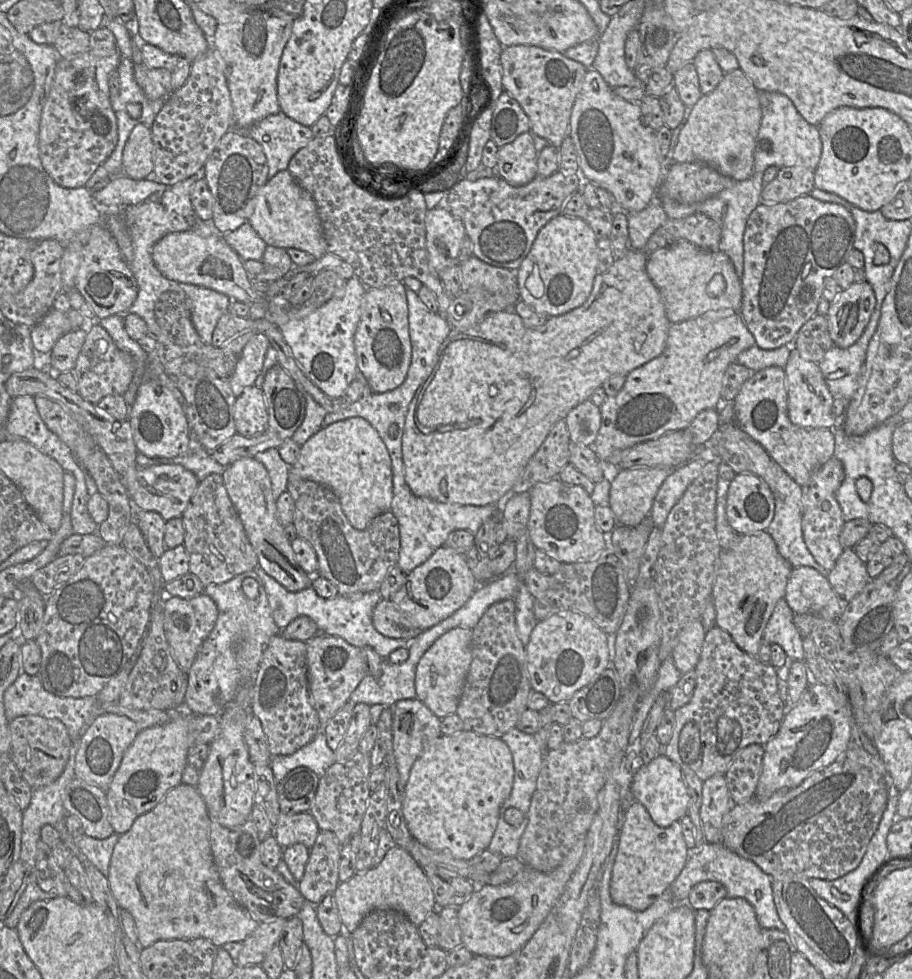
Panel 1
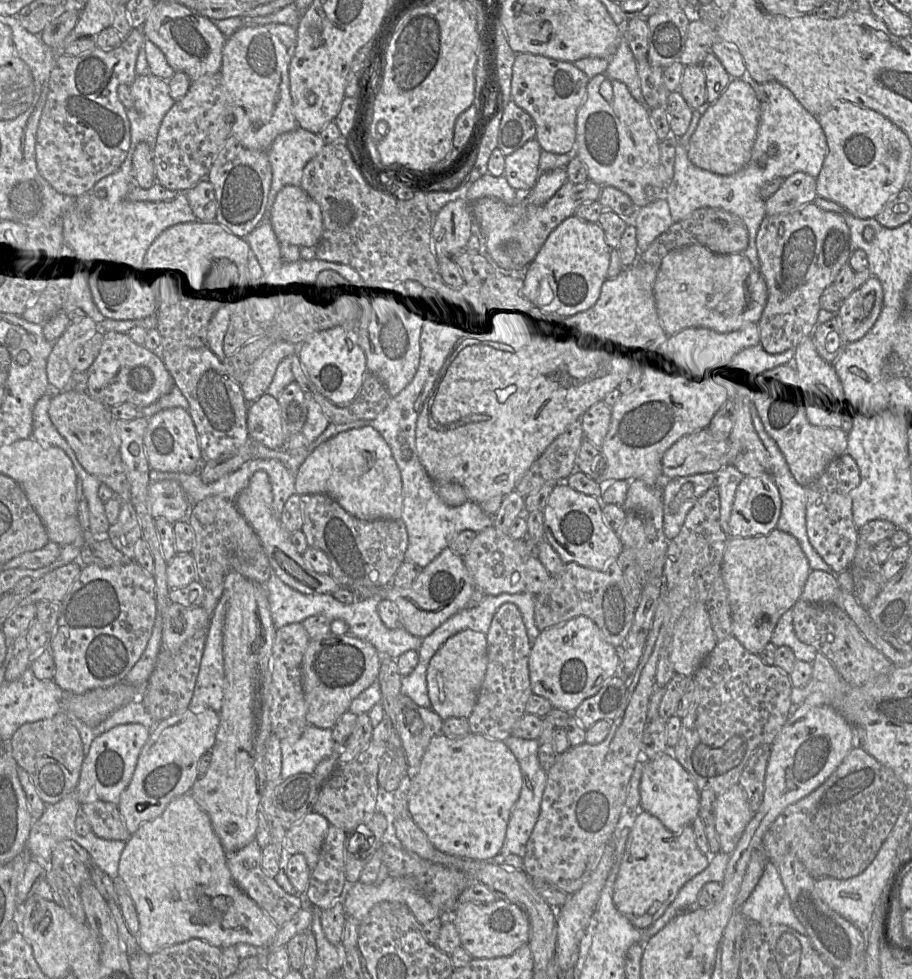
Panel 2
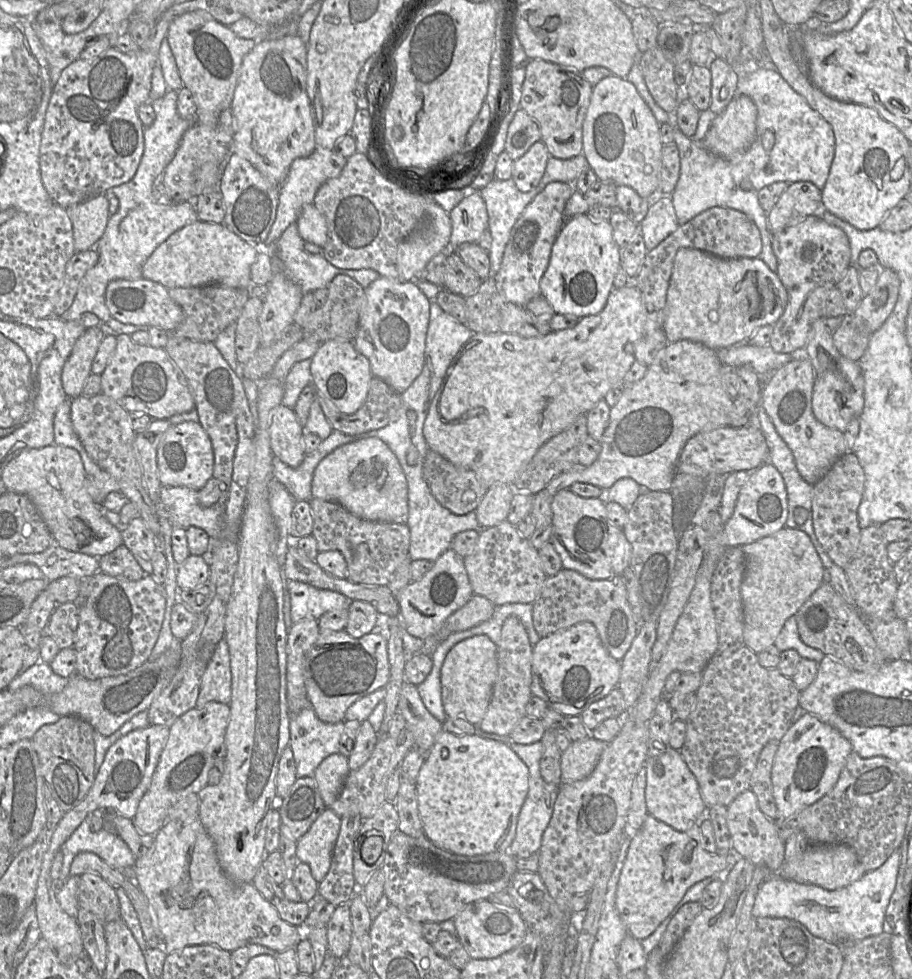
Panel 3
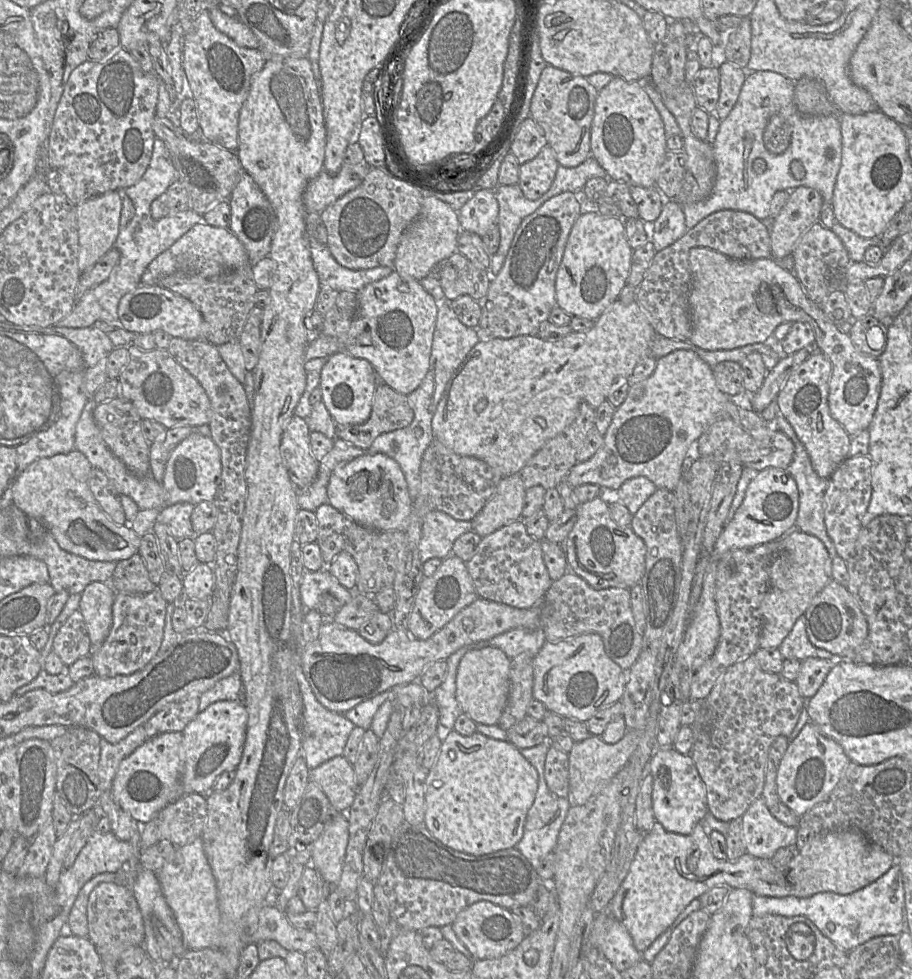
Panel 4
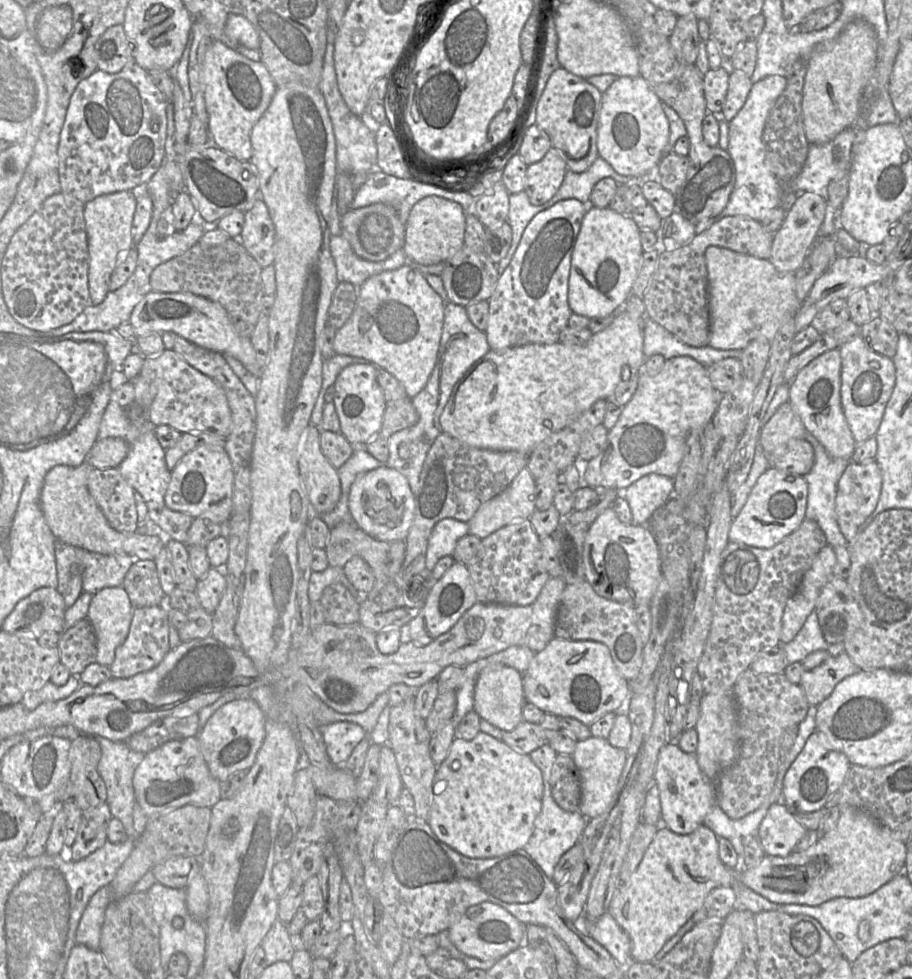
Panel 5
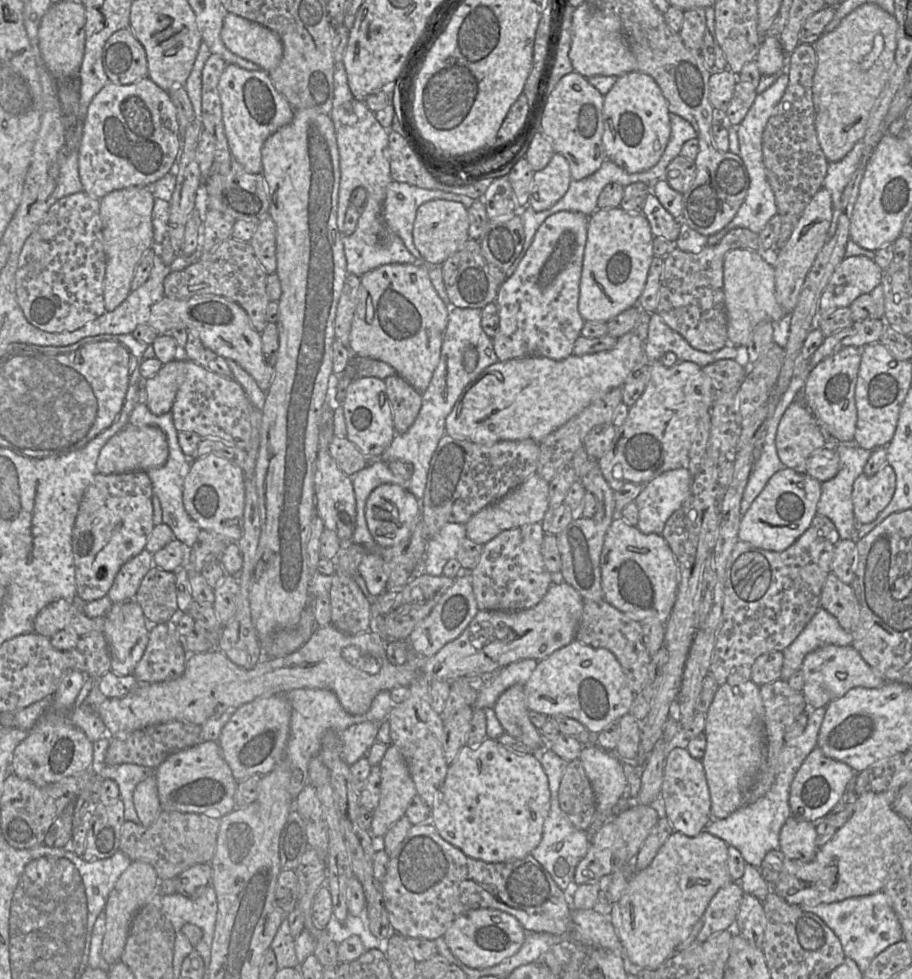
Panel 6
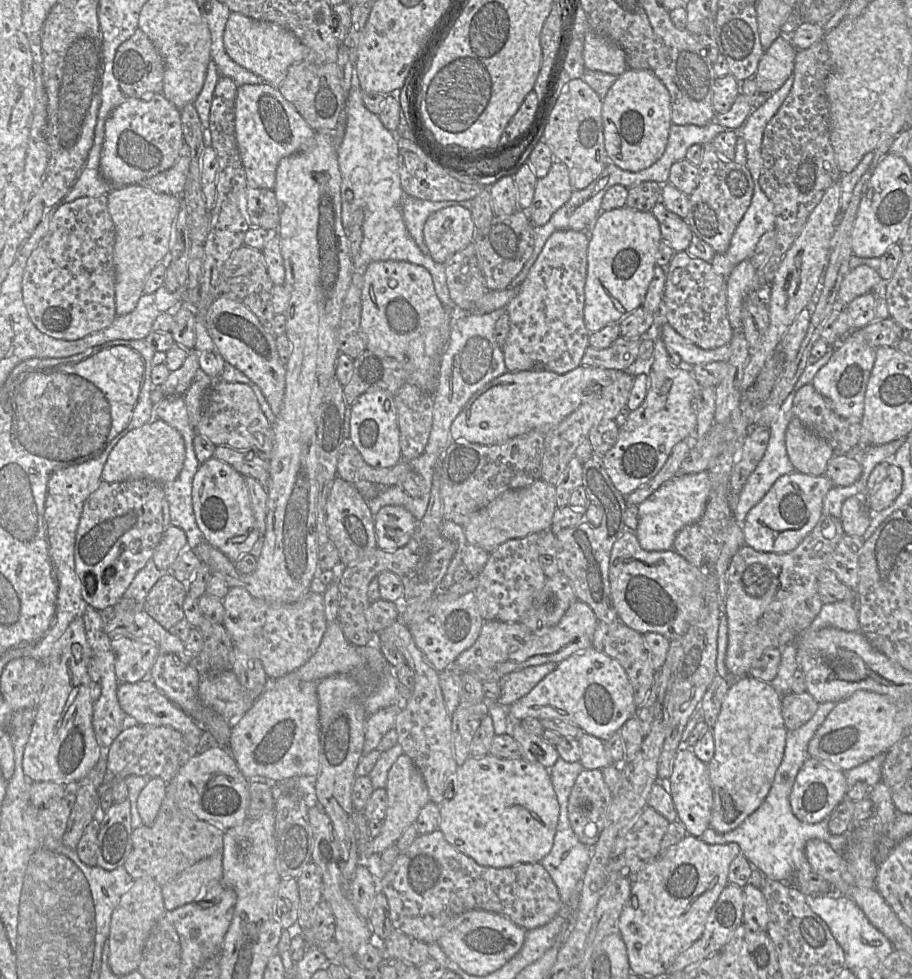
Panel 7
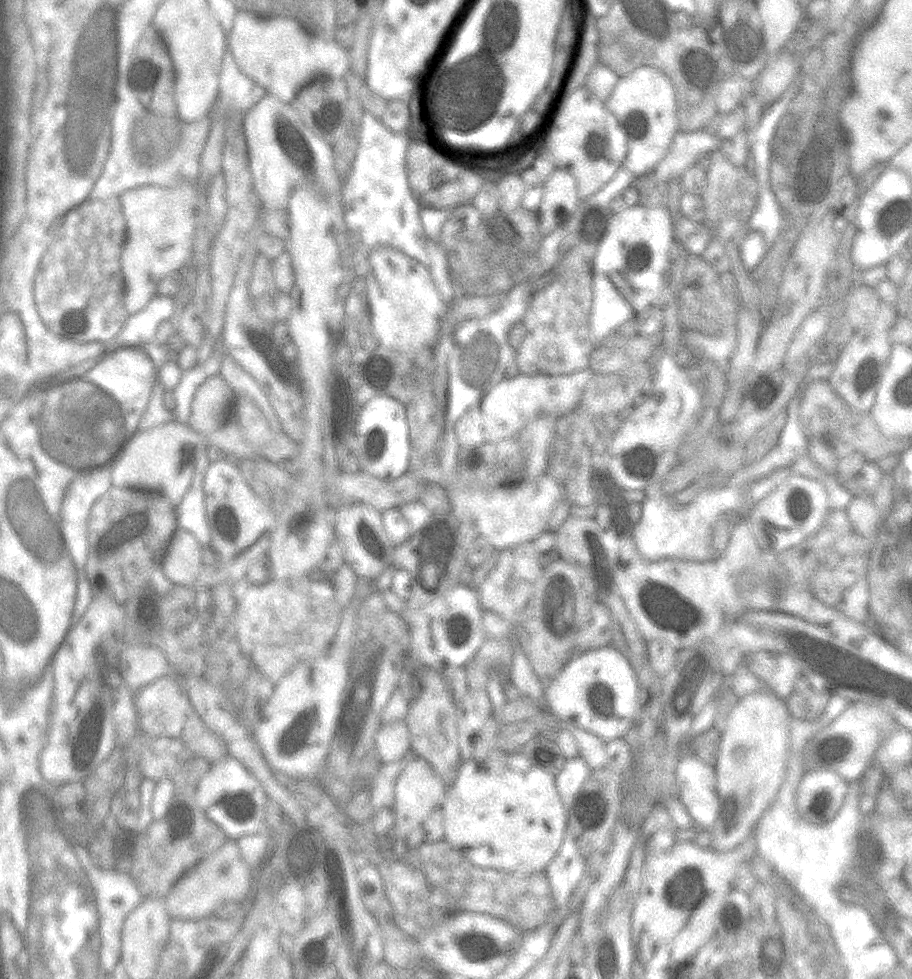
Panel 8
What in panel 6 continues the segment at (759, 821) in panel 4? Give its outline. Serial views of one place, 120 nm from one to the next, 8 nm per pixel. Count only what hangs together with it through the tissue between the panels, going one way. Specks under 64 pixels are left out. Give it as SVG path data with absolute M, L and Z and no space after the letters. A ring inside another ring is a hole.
M789 817L779 834L779 850L790 860L810 862L817 850L816 830L811 822Z

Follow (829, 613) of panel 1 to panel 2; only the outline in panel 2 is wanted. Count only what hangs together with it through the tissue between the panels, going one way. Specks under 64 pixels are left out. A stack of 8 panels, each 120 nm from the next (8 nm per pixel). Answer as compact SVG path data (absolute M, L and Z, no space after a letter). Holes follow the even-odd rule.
M811 570L800 599L816 603L835 603L840 606L841 589L835 573Z

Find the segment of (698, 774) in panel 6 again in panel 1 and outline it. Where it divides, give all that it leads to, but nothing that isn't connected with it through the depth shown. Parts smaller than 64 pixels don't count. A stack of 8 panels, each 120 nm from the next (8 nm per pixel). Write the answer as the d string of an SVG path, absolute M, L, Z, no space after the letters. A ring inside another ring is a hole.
M664 754L657 755L649 764L639 768L633 776L631 792L633 799L646 808L659 827L666 828L687 815L690 797L683 770Z

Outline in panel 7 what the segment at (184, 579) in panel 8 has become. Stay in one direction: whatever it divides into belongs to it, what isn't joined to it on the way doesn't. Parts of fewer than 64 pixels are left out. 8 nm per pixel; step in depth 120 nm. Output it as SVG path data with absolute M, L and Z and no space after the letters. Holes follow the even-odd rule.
M169 525L154 550L151 561L161 571L167 571L174 563L179 554L188 549L185 532L179 528Z

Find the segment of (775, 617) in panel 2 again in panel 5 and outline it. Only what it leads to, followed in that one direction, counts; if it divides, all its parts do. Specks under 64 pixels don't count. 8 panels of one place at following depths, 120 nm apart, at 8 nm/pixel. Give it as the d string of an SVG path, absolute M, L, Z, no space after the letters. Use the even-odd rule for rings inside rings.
M826 545L805 572L797 592L786 603L782 616L781 645L795 638L807 617L814 611L821 590L834 576L832 571L835 563L834 549Z

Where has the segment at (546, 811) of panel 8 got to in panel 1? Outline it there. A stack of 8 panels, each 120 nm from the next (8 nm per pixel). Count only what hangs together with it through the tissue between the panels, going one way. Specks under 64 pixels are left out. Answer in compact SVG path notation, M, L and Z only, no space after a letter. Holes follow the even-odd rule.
M463 730L431 739L415 761L405 784L403 815L409 832L429 849L449 852L456 859L472 859L487 850L497 827L500 808L511 793L513 780L512 754L501 738Z

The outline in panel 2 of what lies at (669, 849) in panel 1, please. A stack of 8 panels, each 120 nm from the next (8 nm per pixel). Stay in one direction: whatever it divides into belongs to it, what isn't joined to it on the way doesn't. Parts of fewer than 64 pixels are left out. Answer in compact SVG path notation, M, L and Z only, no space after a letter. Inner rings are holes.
M644 810L635 813L613 888L617 910L637 929L644 931L659 919L681 887L707 868L710 856L700 851L694 830L687 825L680 833L668 830Z

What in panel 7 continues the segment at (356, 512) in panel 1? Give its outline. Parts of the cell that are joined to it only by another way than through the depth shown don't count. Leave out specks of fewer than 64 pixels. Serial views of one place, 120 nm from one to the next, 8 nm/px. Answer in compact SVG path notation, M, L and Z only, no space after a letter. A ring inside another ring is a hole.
M387 505L374 515L377 547L394 551L404 546L417 528L417 521L404 507Z

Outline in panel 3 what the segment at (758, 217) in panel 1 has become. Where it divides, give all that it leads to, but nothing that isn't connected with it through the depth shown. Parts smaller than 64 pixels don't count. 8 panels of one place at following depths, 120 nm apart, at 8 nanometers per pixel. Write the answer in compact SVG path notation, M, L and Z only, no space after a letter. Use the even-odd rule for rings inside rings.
M813 214L772 234L771 245L777 258L776 274L787 291L788 302L782 316L773 324L769 346L778 353L797 354L807 344L812 324L824 317L828 293L837 288L850 265L849 240L843 230Z

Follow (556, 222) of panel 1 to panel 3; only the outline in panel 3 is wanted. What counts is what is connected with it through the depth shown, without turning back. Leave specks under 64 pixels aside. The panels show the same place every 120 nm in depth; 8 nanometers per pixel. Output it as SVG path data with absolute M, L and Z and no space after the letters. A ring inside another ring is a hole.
M587 213L566 219L540 280L540 295L557 314L573 314L582 318L599 313L614 288L614 278L621 267L620 252L609 221L595 221Z

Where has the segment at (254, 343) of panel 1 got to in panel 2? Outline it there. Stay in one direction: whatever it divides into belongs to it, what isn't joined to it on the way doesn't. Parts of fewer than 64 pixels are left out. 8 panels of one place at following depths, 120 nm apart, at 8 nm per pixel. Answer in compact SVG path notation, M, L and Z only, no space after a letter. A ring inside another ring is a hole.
M276 340L270 345L254 362L247 378L241 384L245 400L253 403L267 393L281 360L297 352L298 345L285 340Z

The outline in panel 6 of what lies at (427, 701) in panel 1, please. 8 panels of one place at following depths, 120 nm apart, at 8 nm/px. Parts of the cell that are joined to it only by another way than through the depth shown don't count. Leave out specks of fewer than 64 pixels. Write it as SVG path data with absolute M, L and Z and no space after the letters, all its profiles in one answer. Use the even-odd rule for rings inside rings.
M515 684L506 689L492 709L506 734L530 748L544 750L544 740L528 718L523 685Z

